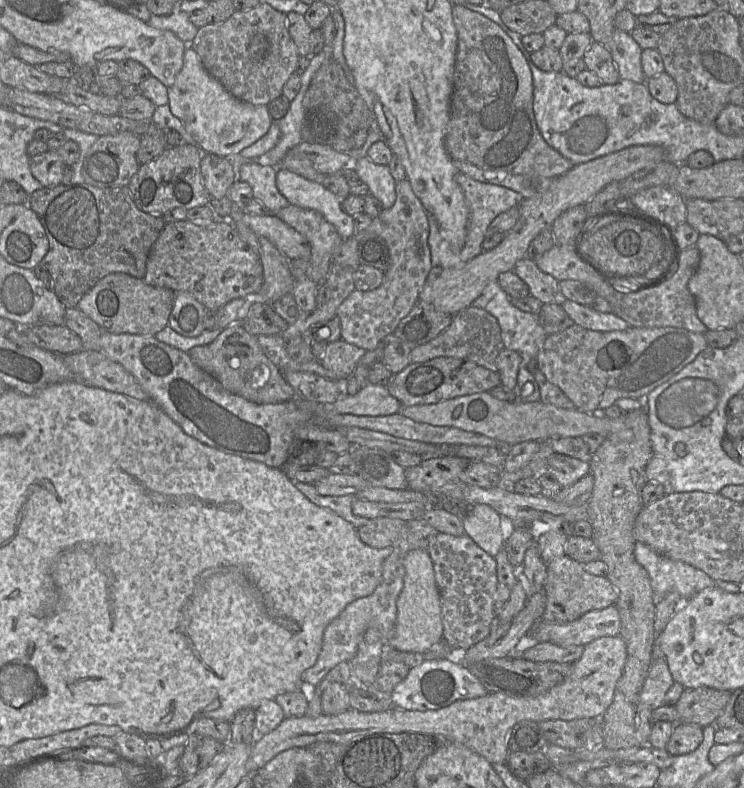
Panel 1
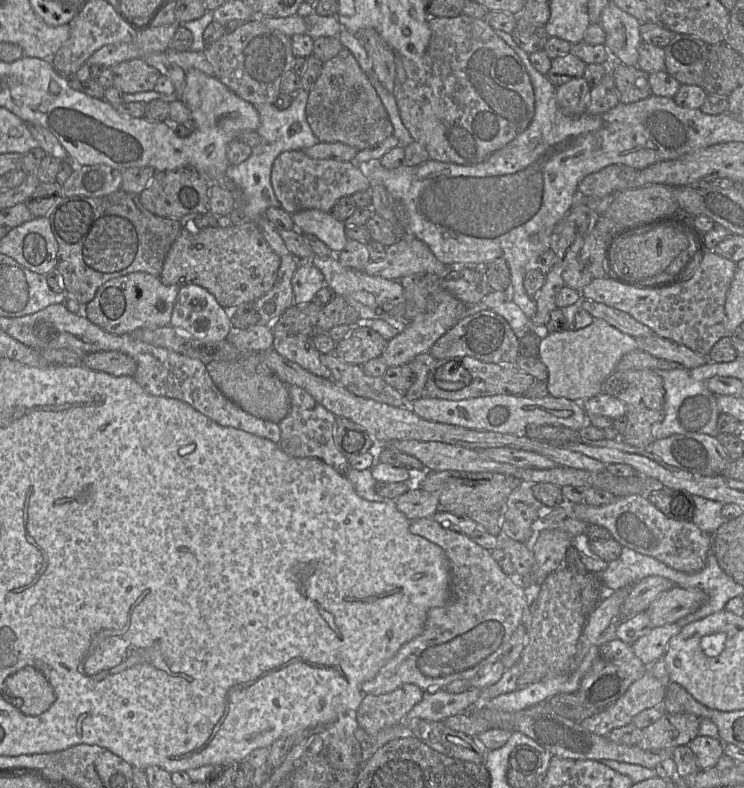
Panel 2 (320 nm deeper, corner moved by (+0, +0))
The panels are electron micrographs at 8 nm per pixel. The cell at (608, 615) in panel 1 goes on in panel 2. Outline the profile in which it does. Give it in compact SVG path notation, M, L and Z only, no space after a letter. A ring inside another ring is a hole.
M673 587L663 592L647 608L653 628L676 623L679 619L695 612L707 601L707 595L700 589Z

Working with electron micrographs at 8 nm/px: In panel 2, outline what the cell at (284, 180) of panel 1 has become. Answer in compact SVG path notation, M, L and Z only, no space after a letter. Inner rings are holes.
M308 209L291 214L295 228L303 235L311 234L324 242L335 254L344 249L348 238L344 221L336 219L330 212Z

